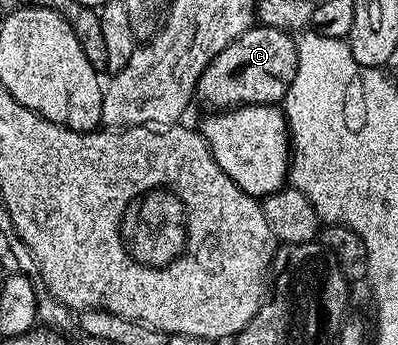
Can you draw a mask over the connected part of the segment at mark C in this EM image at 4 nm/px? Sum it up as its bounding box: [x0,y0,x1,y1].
[195,23,296,111]

